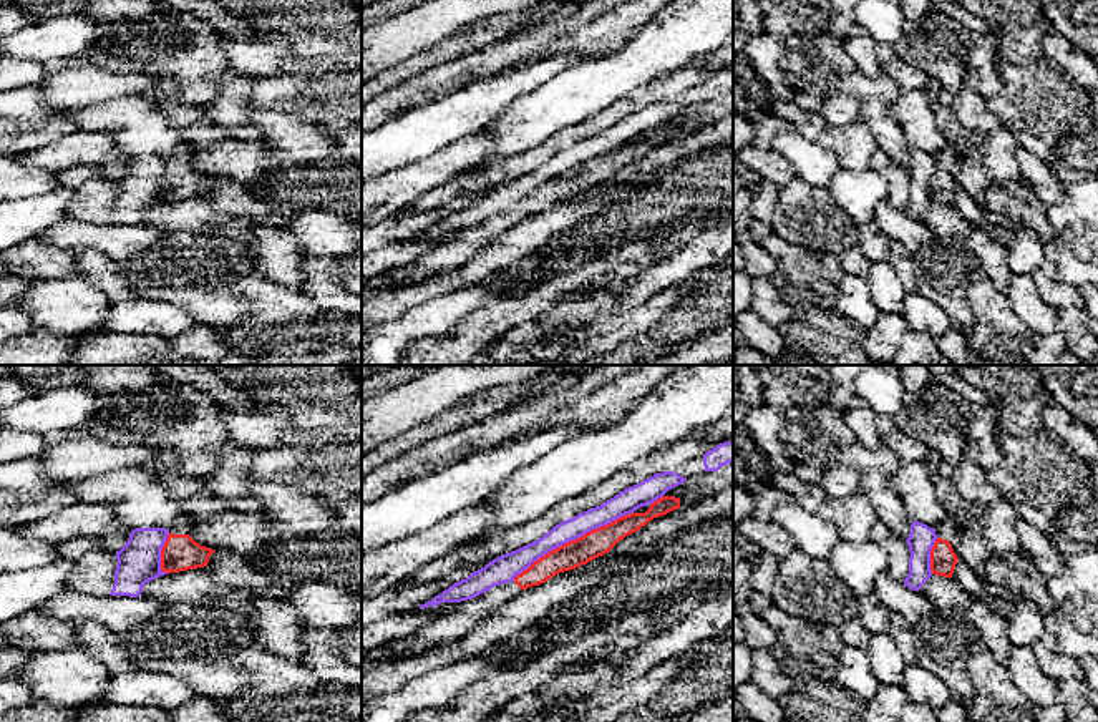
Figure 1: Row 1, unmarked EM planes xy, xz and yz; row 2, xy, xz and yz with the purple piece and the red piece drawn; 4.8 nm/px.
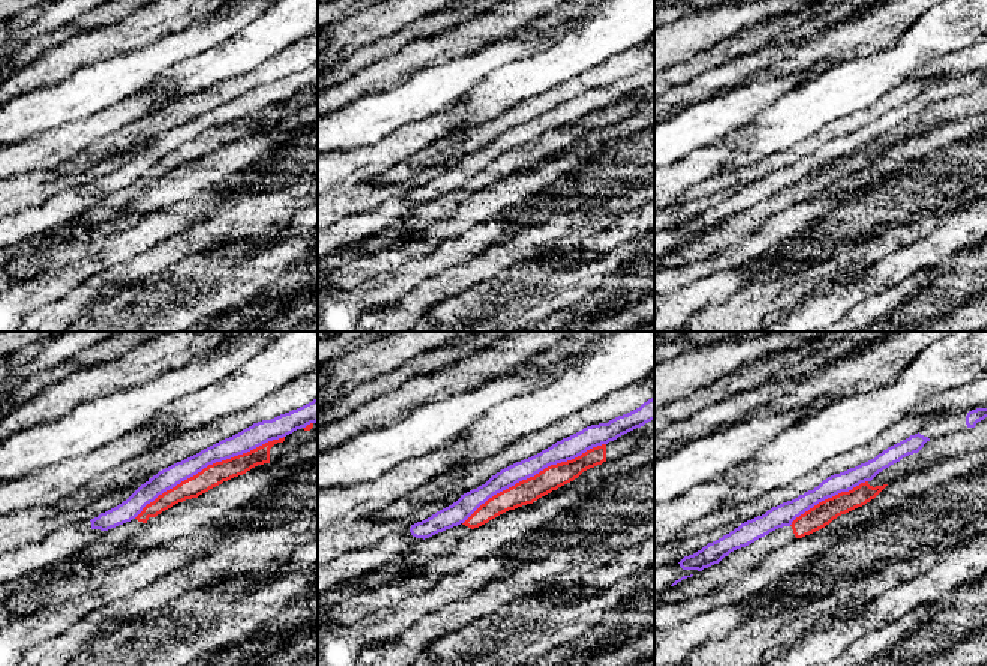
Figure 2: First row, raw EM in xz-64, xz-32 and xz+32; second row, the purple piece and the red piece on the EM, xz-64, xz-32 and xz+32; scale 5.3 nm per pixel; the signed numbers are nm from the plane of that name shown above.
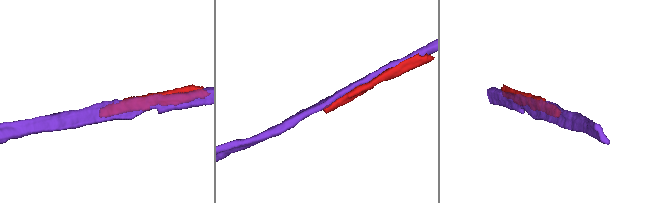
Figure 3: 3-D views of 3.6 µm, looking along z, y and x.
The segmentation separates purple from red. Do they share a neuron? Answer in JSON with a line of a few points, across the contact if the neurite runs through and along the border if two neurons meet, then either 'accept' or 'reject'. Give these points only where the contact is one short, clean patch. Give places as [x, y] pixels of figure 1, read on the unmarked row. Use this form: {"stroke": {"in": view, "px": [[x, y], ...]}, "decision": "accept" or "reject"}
{"decision": "reject"}

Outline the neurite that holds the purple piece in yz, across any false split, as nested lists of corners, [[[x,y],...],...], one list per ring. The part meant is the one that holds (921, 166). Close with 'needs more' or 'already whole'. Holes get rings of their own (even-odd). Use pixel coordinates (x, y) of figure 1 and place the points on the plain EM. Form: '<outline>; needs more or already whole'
[[[912,149],[907,169],[909,174],[909,202],[904,214],[919,219],[932,204],[930,199],[930,178],[939,164],[934,156],[924,151]]]; already whole

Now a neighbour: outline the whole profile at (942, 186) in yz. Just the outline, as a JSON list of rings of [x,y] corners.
[[[950,146],[944,148],[935,156],[935,159],[939,161],[939,166],[935,168],[935,171],[930,178],[930,199],[932,199],[932,202],[952,206],[959,186],[954,181],[950,171],[962,158],[964,156],[959,154]]]

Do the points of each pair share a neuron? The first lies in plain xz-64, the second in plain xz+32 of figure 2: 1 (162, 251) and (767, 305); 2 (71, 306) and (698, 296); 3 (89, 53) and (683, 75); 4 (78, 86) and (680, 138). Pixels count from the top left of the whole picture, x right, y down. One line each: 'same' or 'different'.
1: same
2: different
3: different
4: same

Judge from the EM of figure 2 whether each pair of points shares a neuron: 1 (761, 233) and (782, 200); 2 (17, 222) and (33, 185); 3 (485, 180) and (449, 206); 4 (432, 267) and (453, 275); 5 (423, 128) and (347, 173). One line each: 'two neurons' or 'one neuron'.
1: two neurons
2: two neurons
3: one neuron
4: two neurons
5: one neuron

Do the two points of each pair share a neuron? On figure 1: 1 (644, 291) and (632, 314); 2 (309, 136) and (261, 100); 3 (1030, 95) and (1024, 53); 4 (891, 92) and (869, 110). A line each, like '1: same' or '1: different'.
1: different
2: different
3: different
4: different

